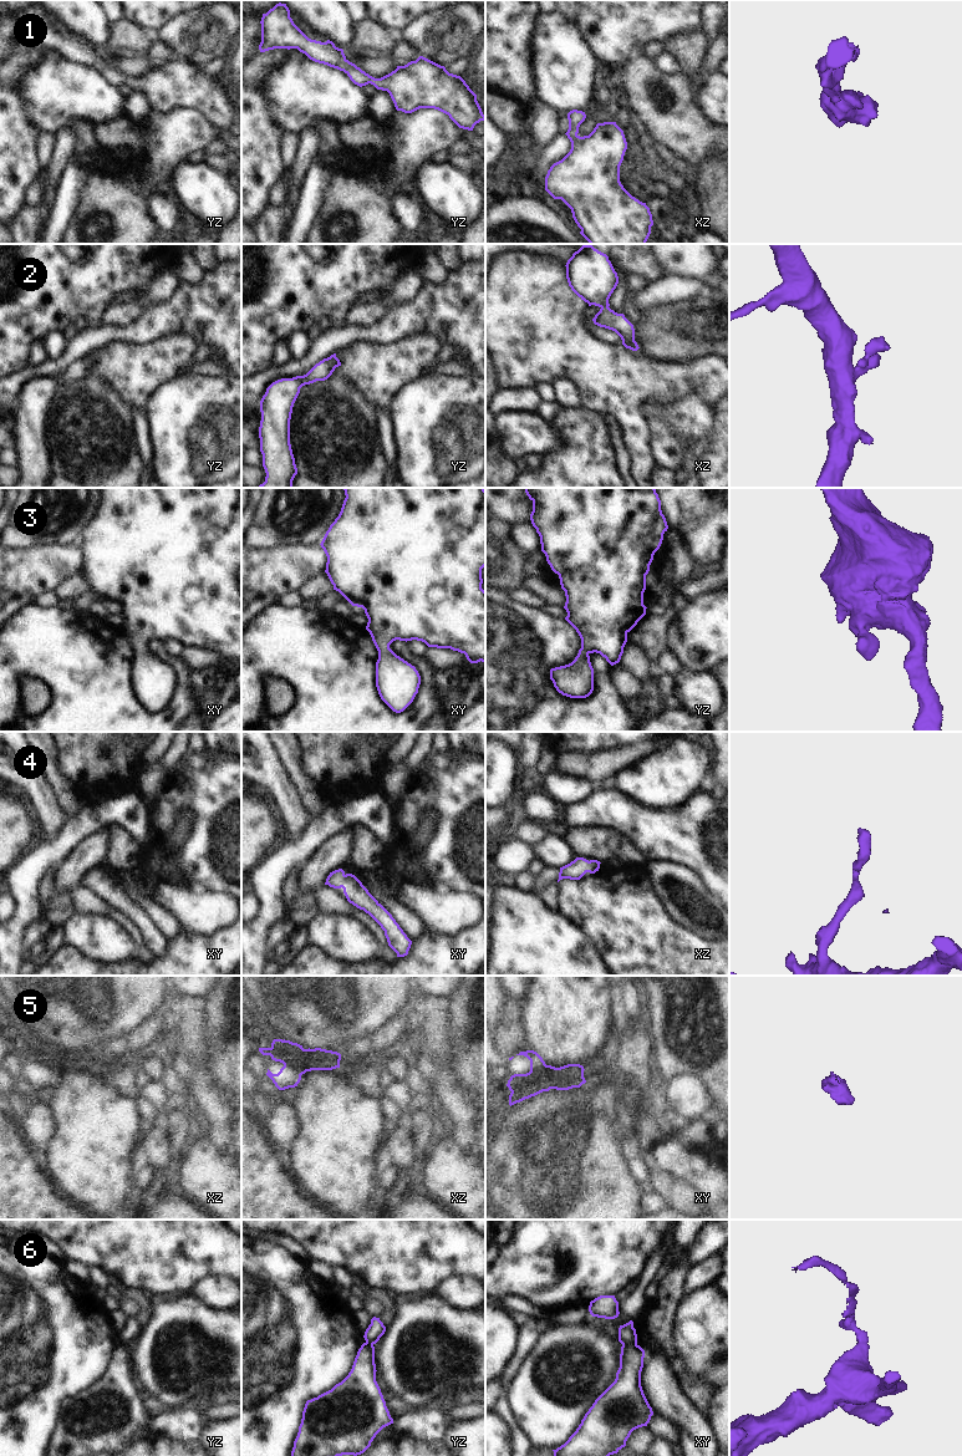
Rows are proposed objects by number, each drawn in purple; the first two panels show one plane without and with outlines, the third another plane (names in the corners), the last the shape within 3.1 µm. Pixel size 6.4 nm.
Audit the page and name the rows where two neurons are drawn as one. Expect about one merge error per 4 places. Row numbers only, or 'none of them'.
6

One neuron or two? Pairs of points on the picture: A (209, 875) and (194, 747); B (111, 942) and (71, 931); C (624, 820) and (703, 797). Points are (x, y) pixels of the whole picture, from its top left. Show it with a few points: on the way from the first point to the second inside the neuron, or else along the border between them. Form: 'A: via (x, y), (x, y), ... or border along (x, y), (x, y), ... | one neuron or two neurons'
A: border along (207, 749), (200, 753), (188, 753) | two neurons
B: via (101, 938), (90, 937), (81, 931) | one neuron
C: via (644, 820), (680, 820), (683, 816) | one neuron

